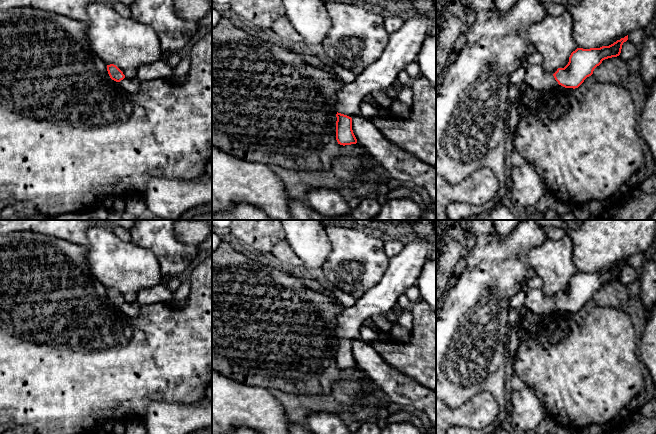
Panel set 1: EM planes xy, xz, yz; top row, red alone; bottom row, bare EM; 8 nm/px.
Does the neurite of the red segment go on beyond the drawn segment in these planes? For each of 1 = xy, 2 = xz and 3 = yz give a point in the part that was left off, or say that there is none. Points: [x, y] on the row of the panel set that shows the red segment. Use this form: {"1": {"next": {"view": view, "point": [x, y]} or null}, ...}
{"1": {"next": {"view": "xy", "point": [130, 85]}}, "2": {"next": {"view": "xz", "point": [404, 45]}}, "3": {"next": {"view": "yz", "point": [536, 77]}}}

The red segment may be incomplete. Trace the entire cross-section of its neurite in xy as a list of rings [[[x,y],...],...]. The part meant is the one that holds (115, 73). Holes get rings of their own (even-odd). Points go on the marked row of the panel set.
[[[114,64],[107,65],[107,71],[110,78],[116,81],[124,90],[129,93],[135,93],[139,89],[139,82],[136,78],[128,79],[123,72]]]

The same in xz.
[[[414,17],[390,34],[388,45],[379,59],[356,79],[337,92],[336,140],[340,145],[356,144],[352,116],[361,116],[360,105],[373,91],[385,90],[397,83],[398,74],[415,62],[428,35],[428,17]]]

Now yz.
[[[628,35],[609,46],[577,48],[571,53],[568,64],[564,68],[558,68],[554,74],[546,72],[541,65],[527,65],[524,82],[533,89],[542,91],[553,90],[559,85],[578,88],[603,60],[619,56],[622,45],[627,40]]]

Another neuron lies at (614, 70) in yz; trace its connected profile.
[[[619,56],[608,58],[597,66],[592,74],[601,83],[611,83],[616,85],[626,85],[633,77],[627,61]]]

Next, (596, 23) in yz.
[[[539,0],[565,8],[573,19],[578,48],[609,46],[636,29],[645,29],[656,14],[656,0]]]

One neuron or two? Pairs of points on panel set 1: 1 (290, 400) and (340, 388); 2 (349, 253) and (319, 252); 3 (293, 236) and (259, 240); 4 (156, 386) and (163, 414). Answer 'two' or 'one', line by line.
1: one
2: two
3: two
4: two

